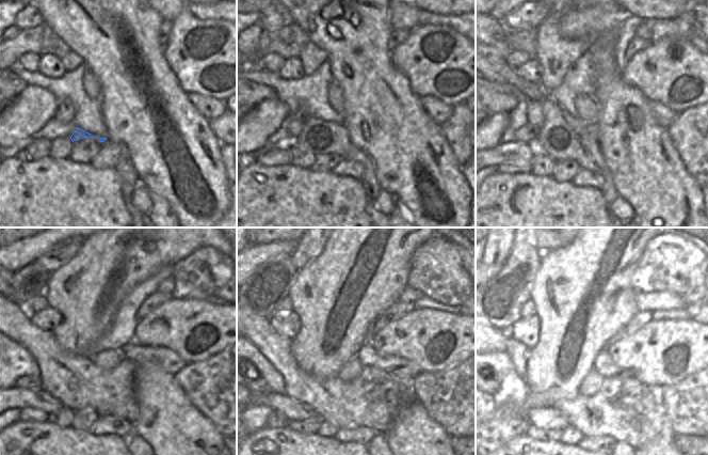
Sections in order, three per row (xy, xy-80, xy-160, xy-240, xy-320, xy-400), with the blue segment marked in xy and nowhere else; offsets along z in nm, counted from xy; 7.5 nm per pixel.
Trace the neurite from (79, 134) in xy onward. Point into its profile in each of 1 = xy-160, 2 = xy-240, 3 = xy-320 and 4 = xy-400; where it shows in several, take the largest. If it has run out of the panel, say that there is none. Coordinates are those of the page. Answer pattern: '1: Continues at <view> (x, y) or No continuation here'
1: Continues at xy-160 (561, 136)
2: Continues at xy-240 (74, 379)
3: Continues at xy-320 (374, 398)
4: Continues at xy-400 (628, 410)

